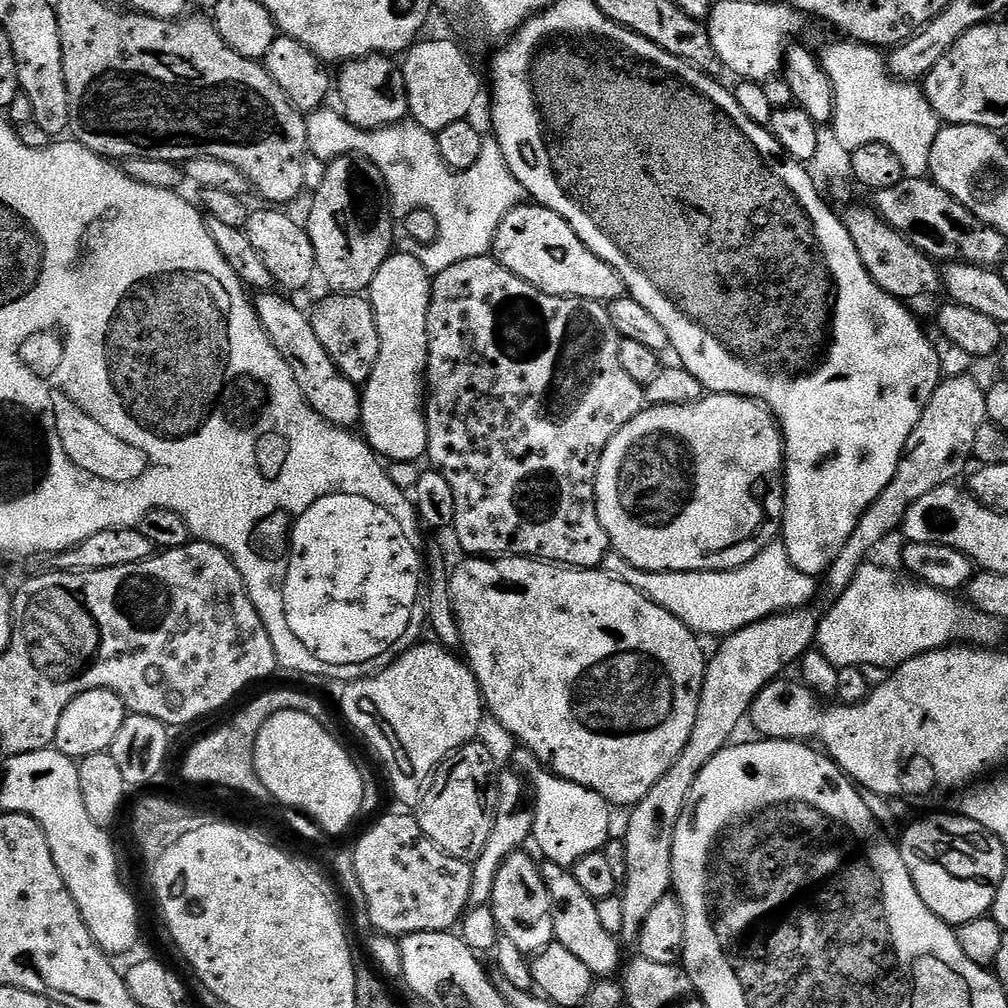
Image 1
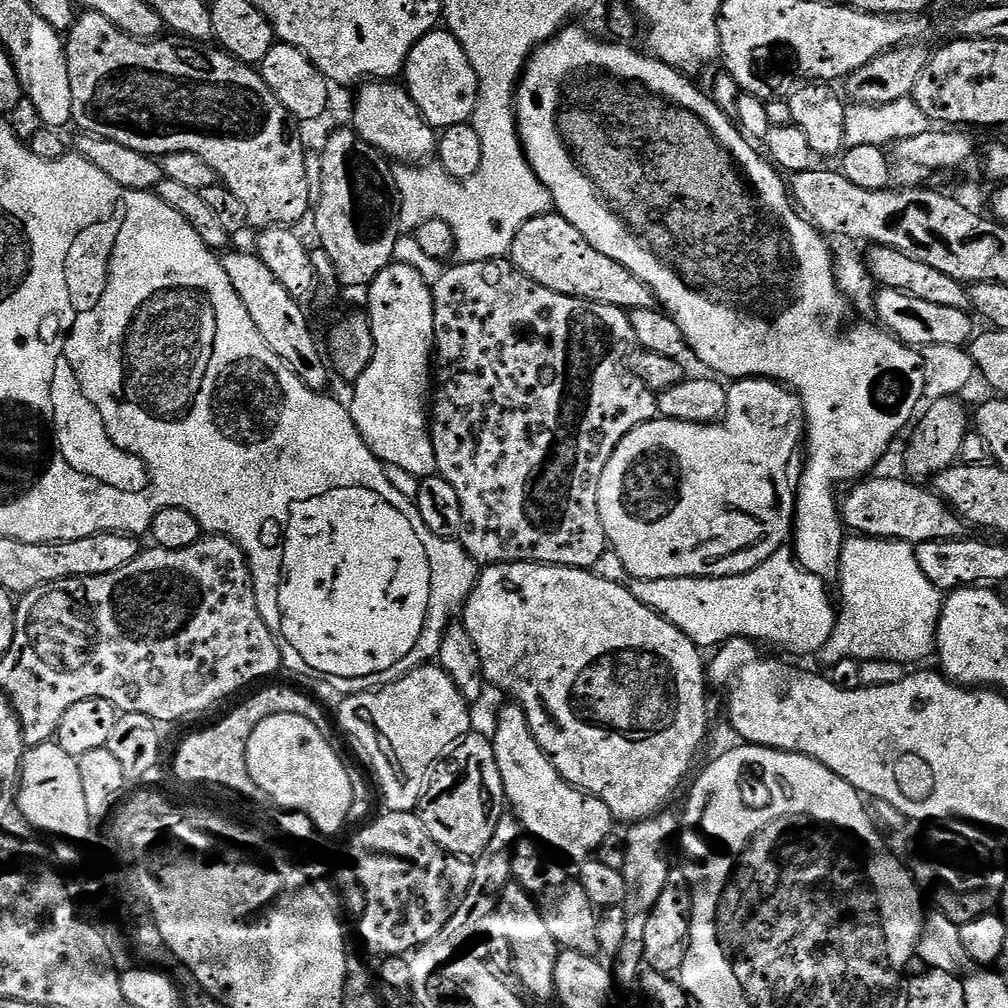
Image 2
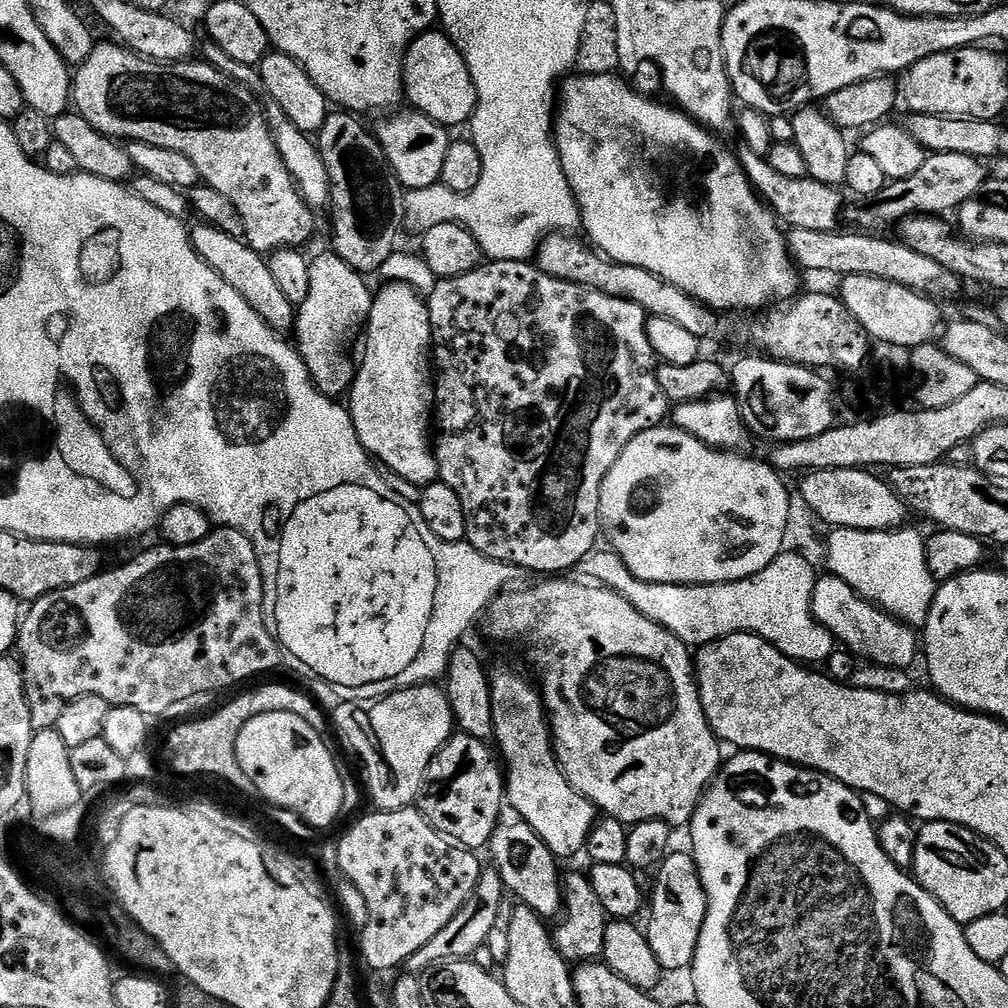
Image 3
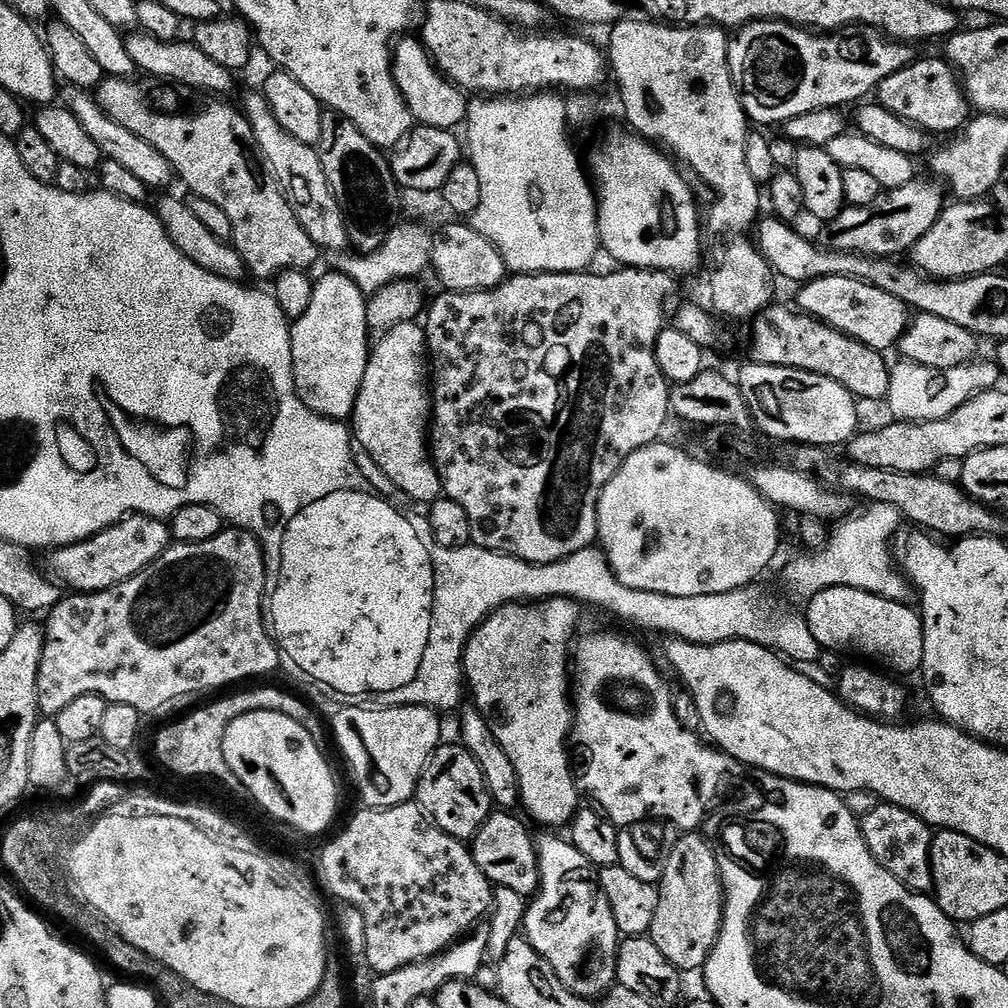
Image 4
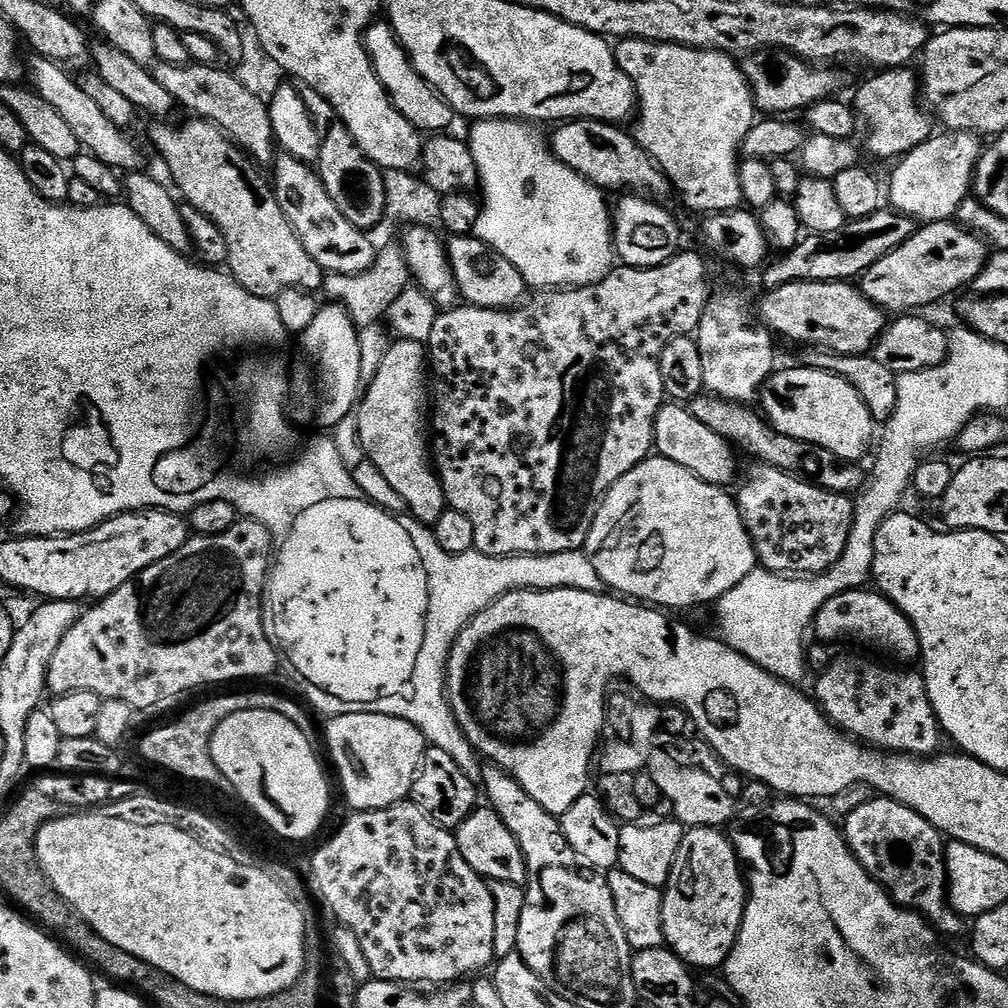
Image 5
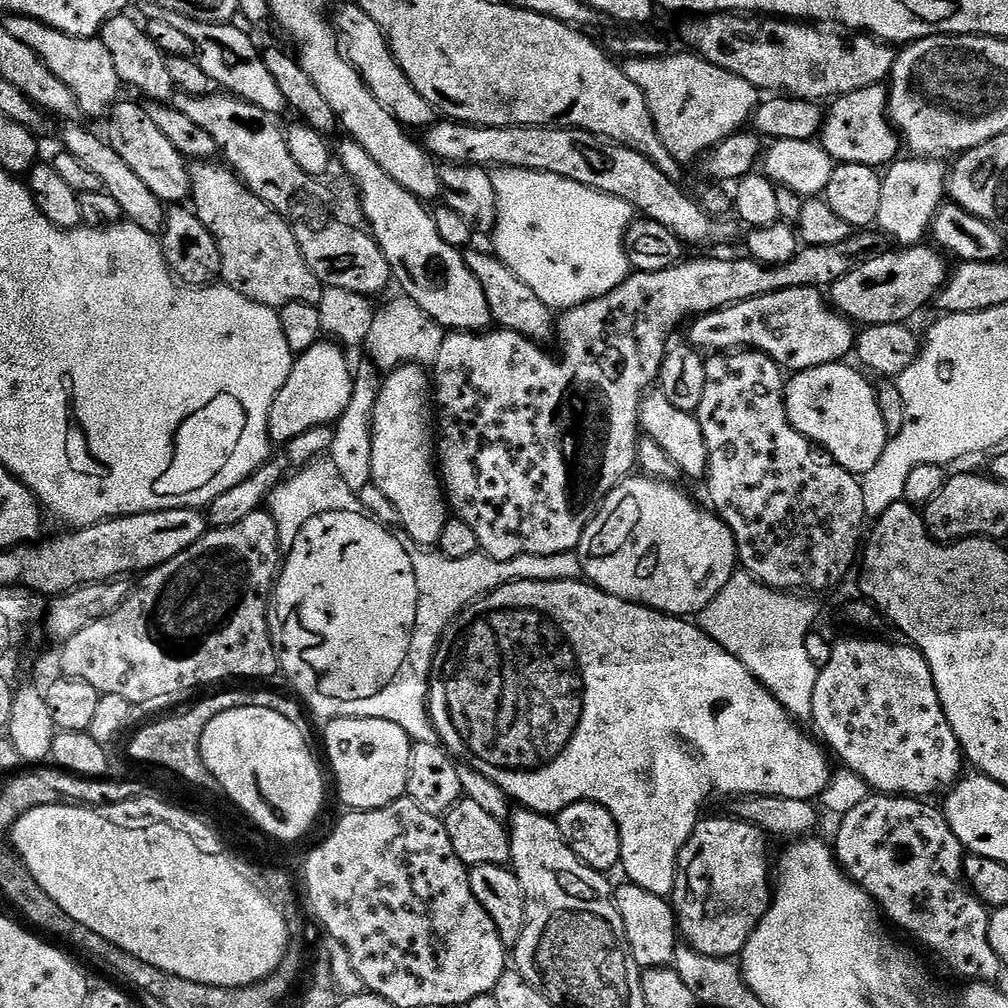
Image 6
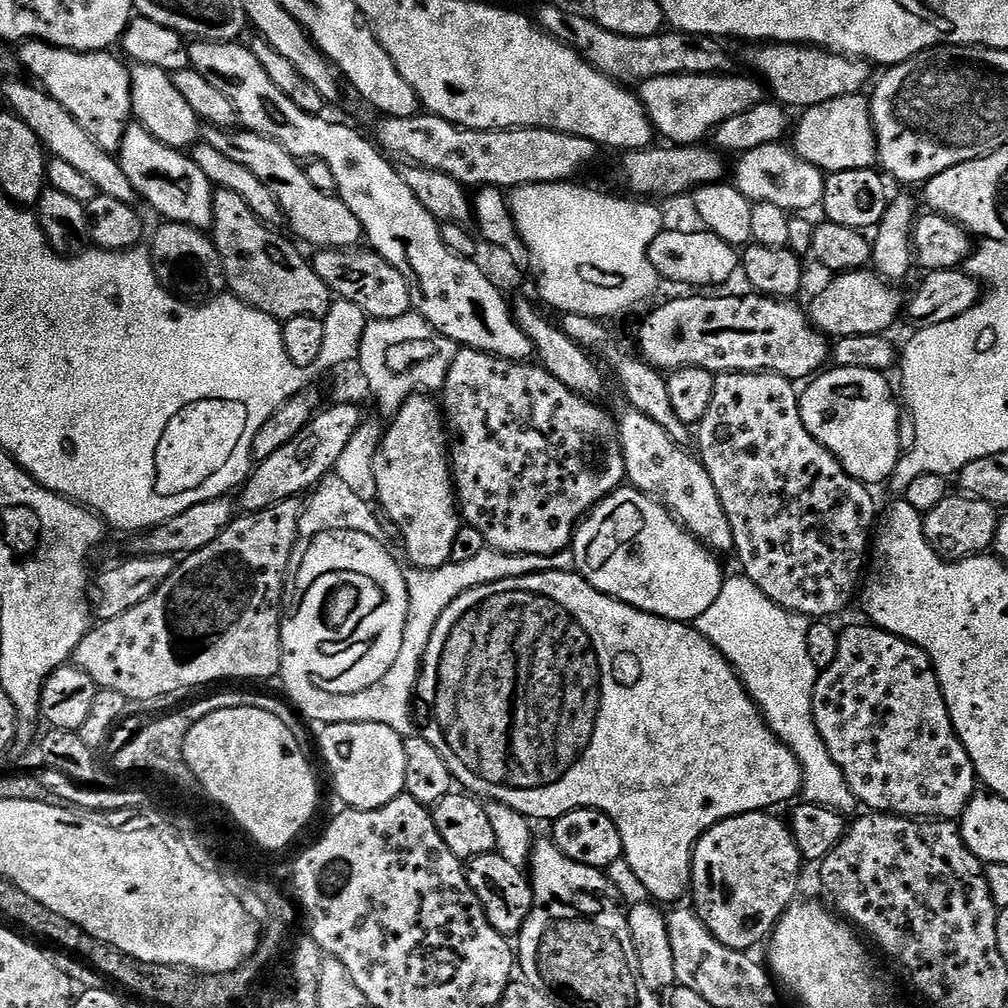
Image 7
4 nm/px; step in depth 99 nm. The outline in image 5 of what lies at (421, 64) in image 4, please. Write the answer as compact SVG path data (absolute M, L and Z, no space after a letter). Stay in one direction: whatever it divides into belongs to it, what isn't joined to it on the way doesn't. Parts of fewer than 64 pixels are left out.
M373 22L364 33L364 42L374 70L402 118L406 118L406 122L413 124L421 134L447 133L451 129L448 127L452 120L454 121L452 107L436 93L430 82L426 82L426 78L422 78L422 74L418 74L406 50L392 33L392 25L387 22Z

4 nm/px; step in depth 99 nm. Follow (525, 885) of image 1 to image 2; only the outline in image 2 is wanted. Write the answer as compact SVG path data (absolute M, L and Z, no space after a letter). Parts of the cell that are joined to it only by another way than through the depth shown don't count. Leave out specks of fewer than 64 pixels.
M509 882L502 890L500 895L500 907L498 909L499 919L504 919L504 928L502 935L508 939L512 947L512 963L511 967L516 968L516 976L520 979L520 984L532 996L537 996L540 1000L552 1000L556 994L554 986L554 968L556 966L556 958L558 955L558 945L554 934L550 934L550 930L546 927L546 918L540 913L540 908L532 900L532 896L525 890L523 886L515 882Z

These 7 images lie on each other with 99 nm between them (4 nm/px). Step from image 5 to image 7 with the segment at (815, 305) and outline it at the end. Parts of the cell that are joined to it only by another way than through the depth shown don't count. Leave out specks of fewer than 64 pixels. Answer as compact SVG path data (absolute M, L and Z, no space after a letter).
M696 294L700 296L684 296L681 300L668 300L661 308L656 308L640 324L640 352L639 355L653 368L663 370L671 374L680 368L704 368L707 372L719 374L722 372L773 372L779 376L784 376L793 382L807 381L815 377L829 363L830 360L830 340L823 332L812 325L808 319L807 311L803 307L799 308L796 302L788 298L777 298L775 296L761 296L759 294L747 294L748 296L704 296L708 294Z

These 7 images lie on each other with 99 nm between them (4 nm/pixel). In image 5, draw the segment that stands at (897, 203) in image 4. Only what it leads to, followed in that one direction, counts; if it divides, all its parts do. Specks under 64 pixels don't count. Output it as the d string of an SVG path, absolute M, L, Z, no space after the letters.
M881 210L866 218L848 220L844 225L843 232L831 232L830 234L817 232L805 235L799 244L787 249L781 255L784 256L781 260L773 259L763 269L765 289L771 290L799 280L855 281L857 278L863 277L865 270L874 266L874 262L878 262L886 254L890 254L890 250L902 246L902 242L906 242L916 233L917 227L917 221L913 220L911 216L903 216L895 210Z

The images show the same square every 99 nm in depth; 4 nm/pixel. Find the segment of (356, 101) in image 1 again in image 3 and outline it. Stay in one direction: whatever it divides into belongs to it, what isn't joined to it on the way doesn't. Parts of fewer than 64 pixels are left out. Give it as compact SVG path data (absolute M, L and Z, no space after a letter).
M397 111L392 114L397 114L397 116L389 115L384 118L389 118L389 120L382 121L377 128L374 128L374 135L380 141L390 166L396 172L396 176L405 189L426 190L430 186L440 183L442 162L446 162L446 150L450 150L453 137L444 125L435 124L421 112L407 111Z

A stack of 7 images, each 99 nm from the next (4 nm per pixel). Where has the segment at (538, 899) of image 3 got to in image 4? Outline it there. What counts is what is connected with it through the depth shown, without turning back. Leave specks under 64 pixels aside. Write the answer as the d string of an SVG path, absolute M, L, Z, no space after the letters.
M496 810L488 817L488 821L478 830L478 834L472 837L470 847L474 862L486 874L486 878L496 888L505 888L514 890L517 894L522 894L526 898L535 897L540 891L540 867L538 866L538 854L536 853L536 841L533 833L528 833L528 828L519 820L518 817L512 816L511 811Z

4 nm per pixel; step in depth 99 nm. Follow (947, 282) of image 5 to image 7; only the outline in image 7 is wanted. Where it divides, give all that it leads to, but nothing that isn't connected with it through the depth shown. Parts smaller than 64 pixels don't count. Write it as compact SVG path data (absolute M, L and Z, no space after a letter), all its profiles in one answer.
M857 270L855 272L841 272L831 277L832 281L817 294L812 300L812 305L807 305L808 319L812 321L819 332L829 338L853 336L854 334L874 334L879 336L887 333L888 327L902 316L905 307L905 297L900 297L900 292L895 283L889 282L883 276L872 270Z

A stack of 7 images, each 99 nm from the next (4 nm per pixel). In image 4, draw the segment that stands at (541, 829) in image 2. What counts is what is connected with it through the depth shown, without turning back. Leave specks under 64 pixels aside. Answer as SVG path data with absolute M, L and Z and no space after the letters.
M542 600L539 602L517 602L506 604L503 608L496 609L488 619L483 620L475 632L468 638L468 643L464 646L464 658L462 661L462 676L466 681L466 688L472 691L471 703L488 719L490 730L506 750L506 758L514 762L514 770L518 770L518 782L520 783L520 804L534 819L540 824L564 824L567 825L578 811L576 804L576 792L578 796L578 780L572 776L572 768L568 765L568 748L570 733L572 731L572 718L574 715L574 700L570 695L570 649L577 639L578 631L576 627L580 624L581 605L574 600Z

